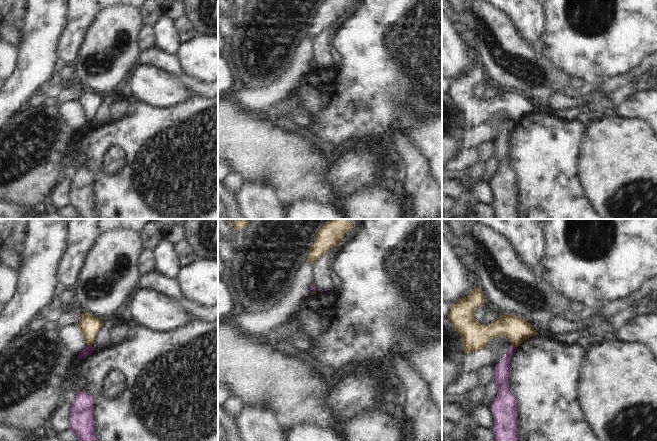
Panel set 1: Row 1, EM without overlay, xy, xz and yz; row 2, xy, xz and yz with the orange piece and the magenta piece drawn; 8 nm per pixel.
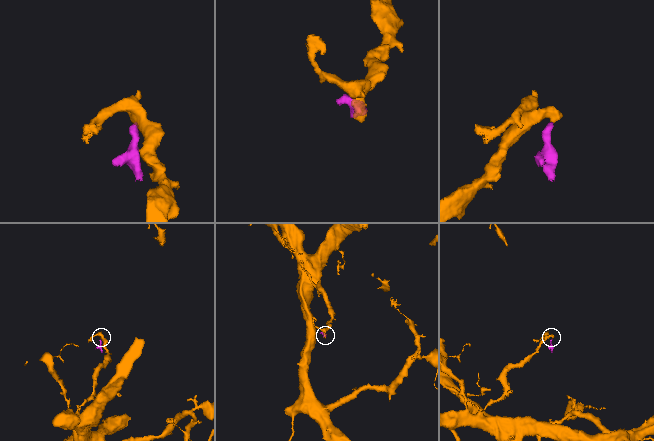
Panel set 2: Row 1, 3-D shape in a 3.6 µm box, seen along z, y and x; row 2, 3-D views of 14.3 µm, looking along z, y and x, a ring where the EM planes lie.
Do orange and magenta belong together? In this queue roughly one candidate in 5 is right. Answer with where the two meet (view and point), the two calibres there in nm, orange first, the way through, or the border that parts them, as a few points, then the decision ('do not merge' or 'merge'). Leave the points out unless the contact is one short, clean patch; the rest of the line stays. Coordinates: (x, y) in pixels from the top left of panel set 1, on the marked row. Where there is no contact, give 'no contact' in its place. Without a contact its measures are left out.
meets orange in xy at (89, 345); 160 nm thick on the orange side, 70 nm on the other; border along xy (87, 345), (91, 346); do not merge

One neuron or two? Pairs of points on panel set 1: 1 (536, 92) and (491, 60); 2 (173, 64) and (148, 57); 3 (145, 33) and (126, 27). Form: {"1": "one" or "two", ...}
{"1": "one", "2": "one", "3": "two"}

